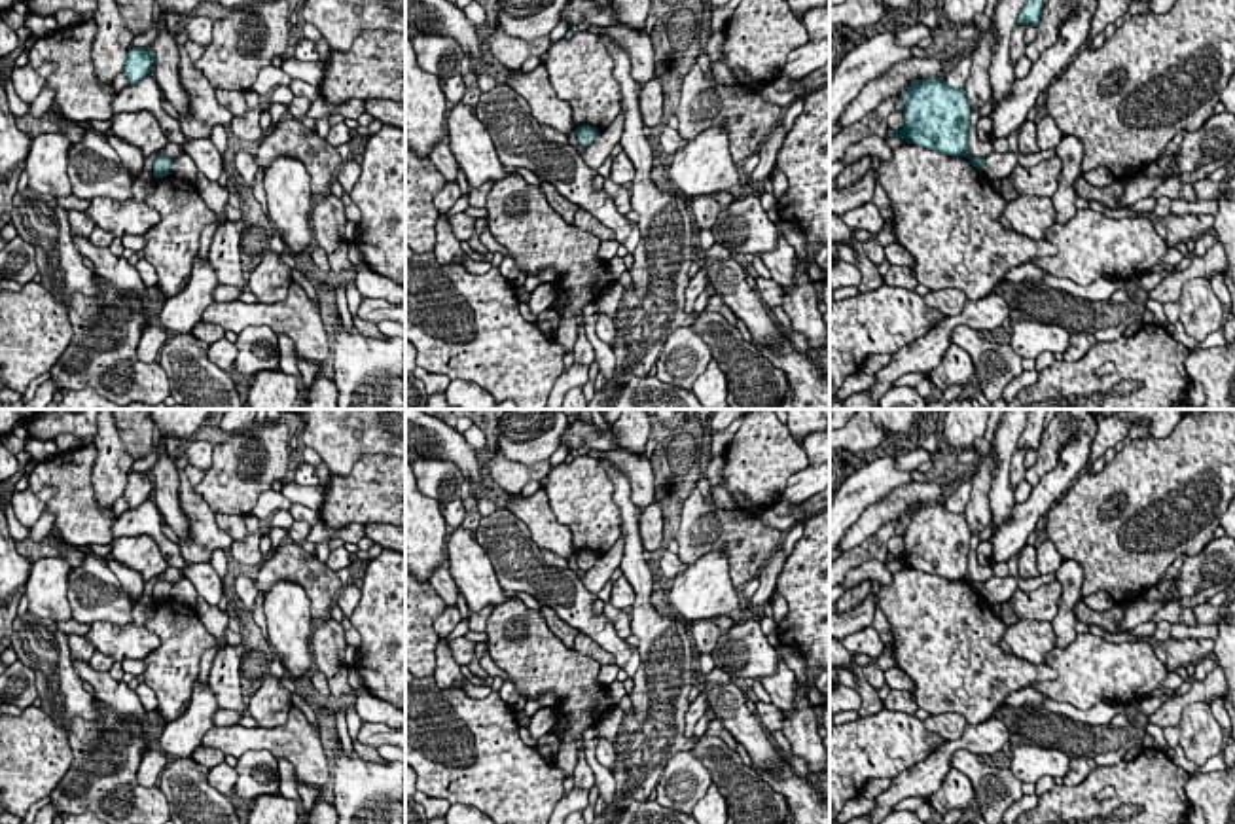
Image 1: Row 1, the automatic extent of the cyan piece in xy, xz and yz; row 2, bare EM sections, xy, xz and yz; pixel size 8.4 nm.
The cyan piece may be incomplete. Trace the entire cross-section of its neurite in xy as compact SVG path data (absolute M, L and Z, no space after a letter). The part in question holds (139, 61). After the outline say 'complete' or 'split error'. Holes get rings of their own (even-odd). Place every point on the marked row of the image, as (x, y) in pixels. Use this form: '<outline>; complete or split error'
M131 47L123 74L127 76L127 85L134 85L144 80L152 70L153 59L146 47Z; complete

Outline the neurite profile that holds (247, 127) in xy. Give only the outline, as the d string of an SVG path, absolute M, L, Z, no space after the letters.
M254 89L244 91L248 112L235 116L229 123L229 131L242 142L258 142L263 138L260 117L263 114L260 95Z

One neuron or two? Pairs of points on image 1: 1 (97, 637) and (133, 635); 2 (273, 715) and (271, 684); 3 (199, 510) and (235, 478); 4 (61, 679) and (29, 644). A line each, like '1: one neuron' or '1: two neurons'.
1: one neuron
2: one neuron
3: two neurons
4: one neuron

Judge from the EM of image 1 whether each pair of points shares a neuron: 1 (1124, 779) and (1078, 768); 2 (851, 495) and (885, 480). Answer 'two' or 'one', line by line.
1: two
2: one

